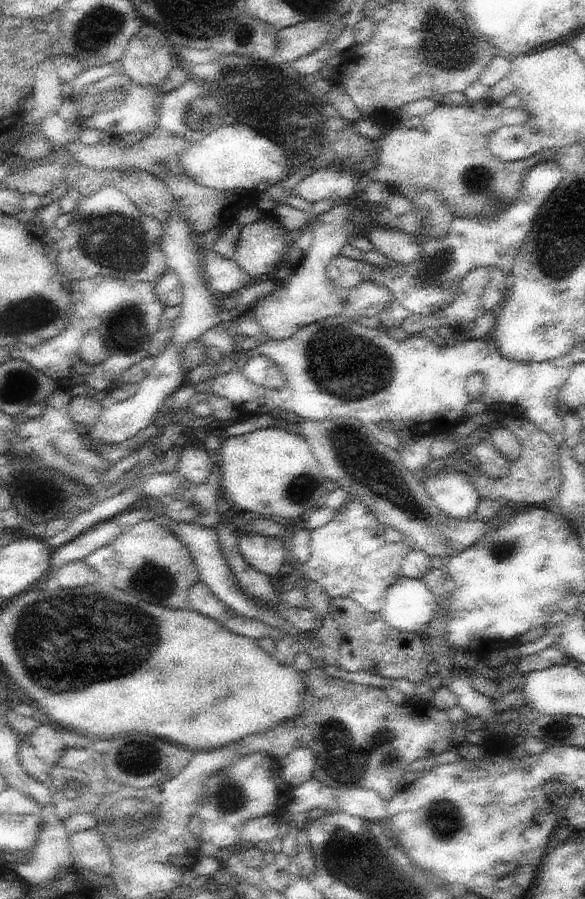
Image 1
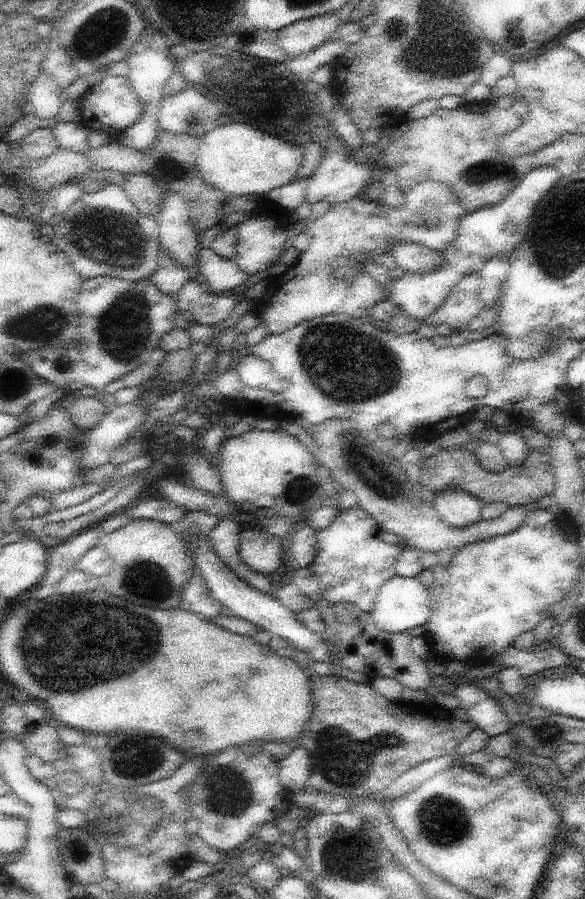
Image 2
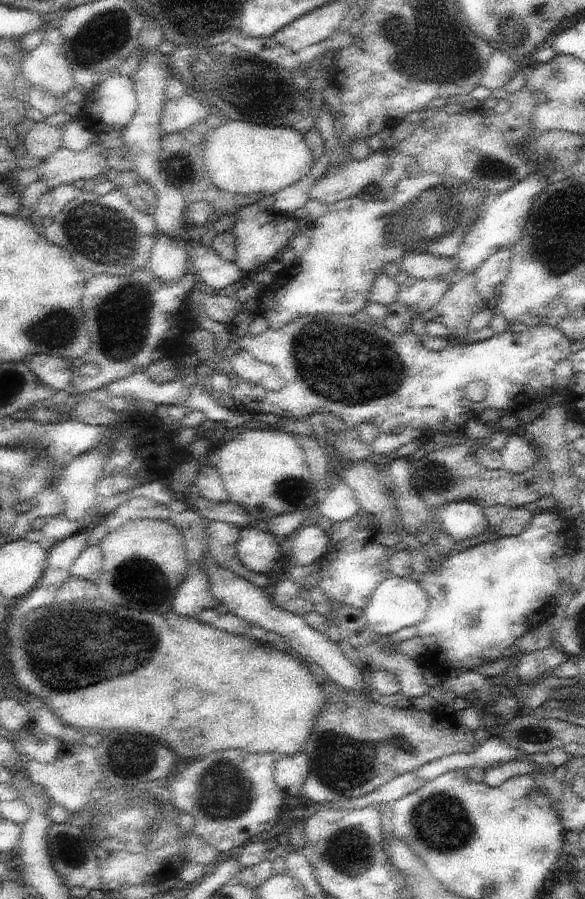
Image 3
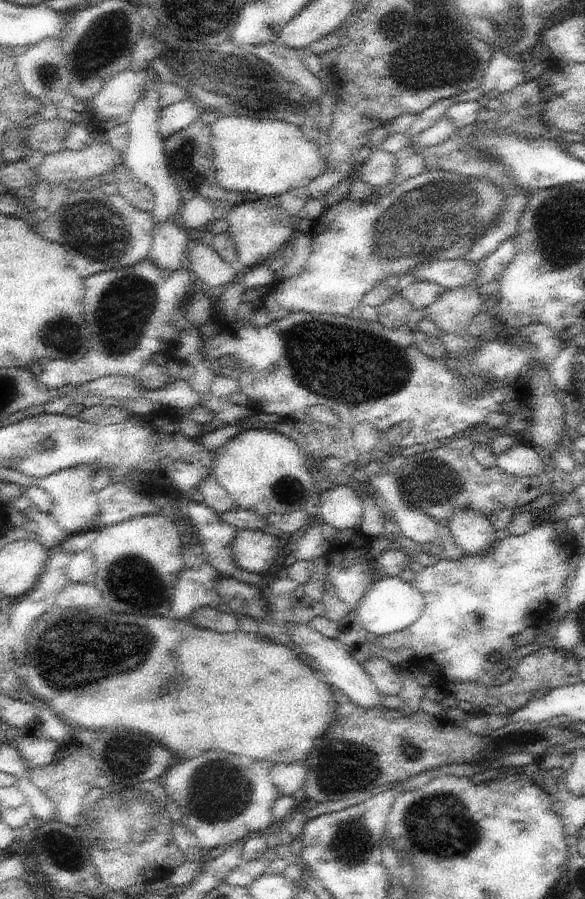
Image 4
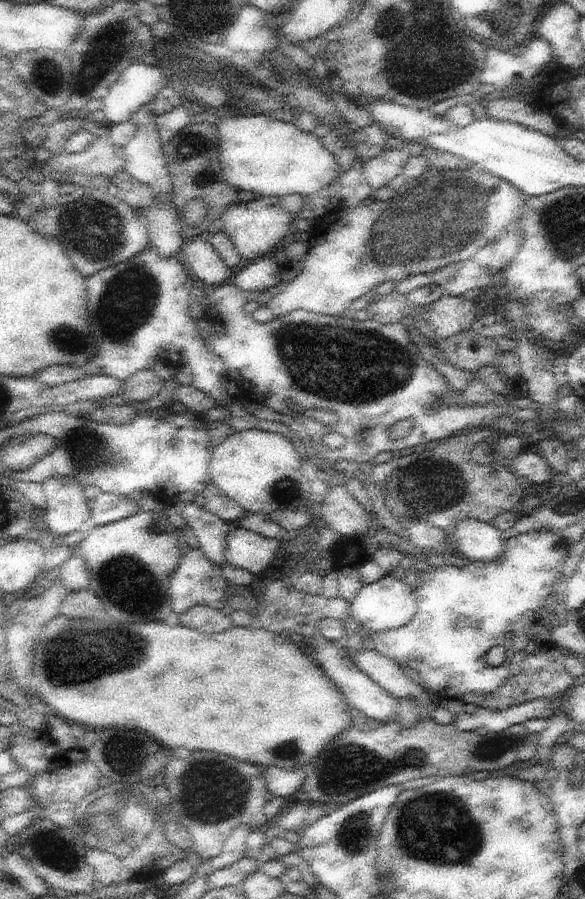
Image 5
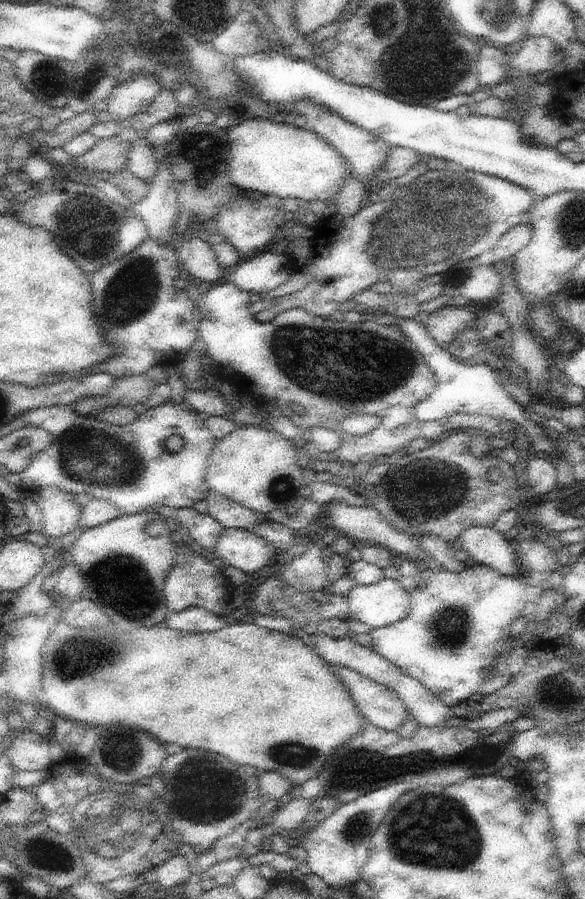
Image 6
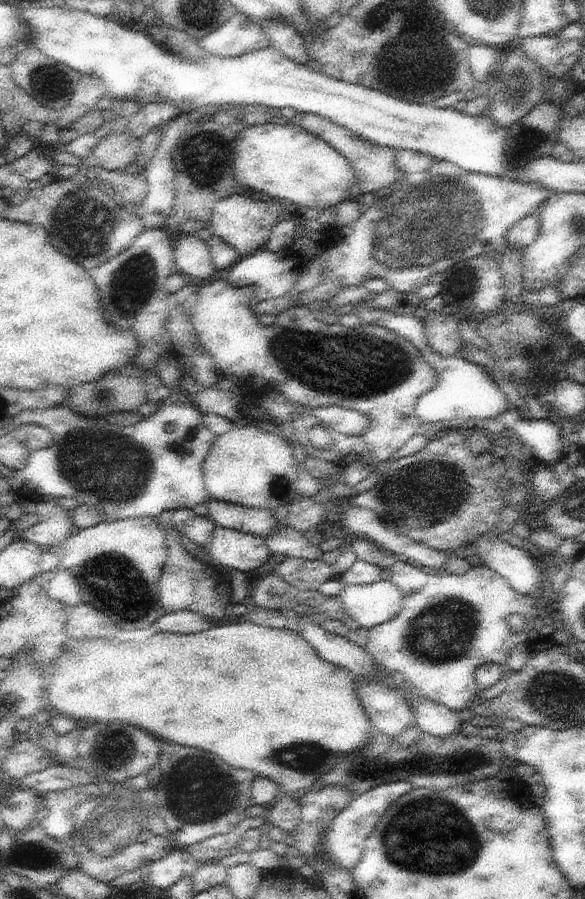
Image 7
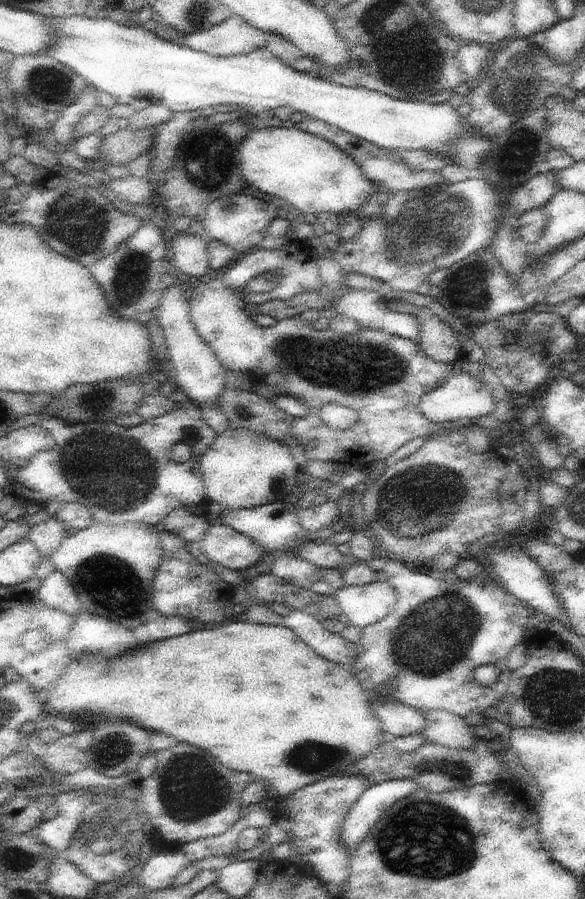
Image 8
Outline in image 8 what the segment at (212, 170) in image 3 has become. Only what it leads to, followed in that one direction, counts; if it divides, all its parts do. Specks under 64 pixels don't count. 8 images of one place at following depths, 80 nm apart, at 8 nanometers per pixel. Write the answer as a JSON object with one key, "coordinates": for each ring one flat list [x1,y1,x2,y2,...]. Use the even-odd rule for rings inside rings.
{"coordinates":[[296,126,252,129,241,140,239,151,239,167,251,189,284,198,304,214,360,213,366,199,378,192,348,153,333,142]]}

